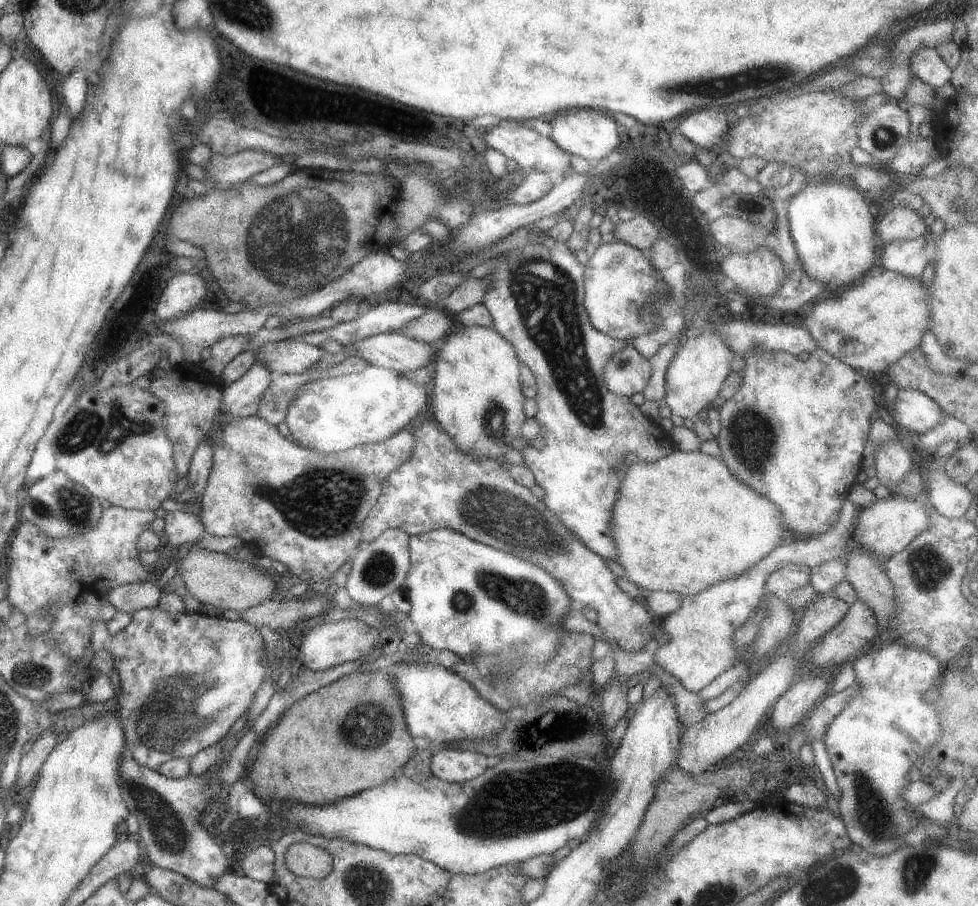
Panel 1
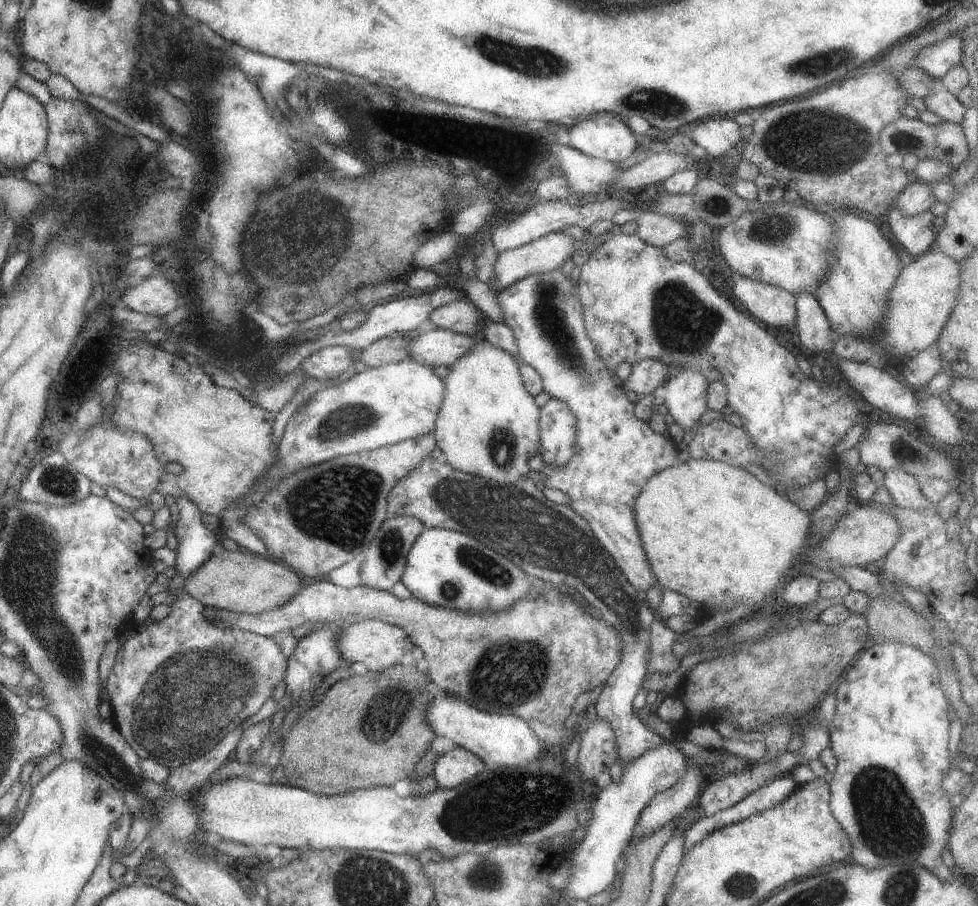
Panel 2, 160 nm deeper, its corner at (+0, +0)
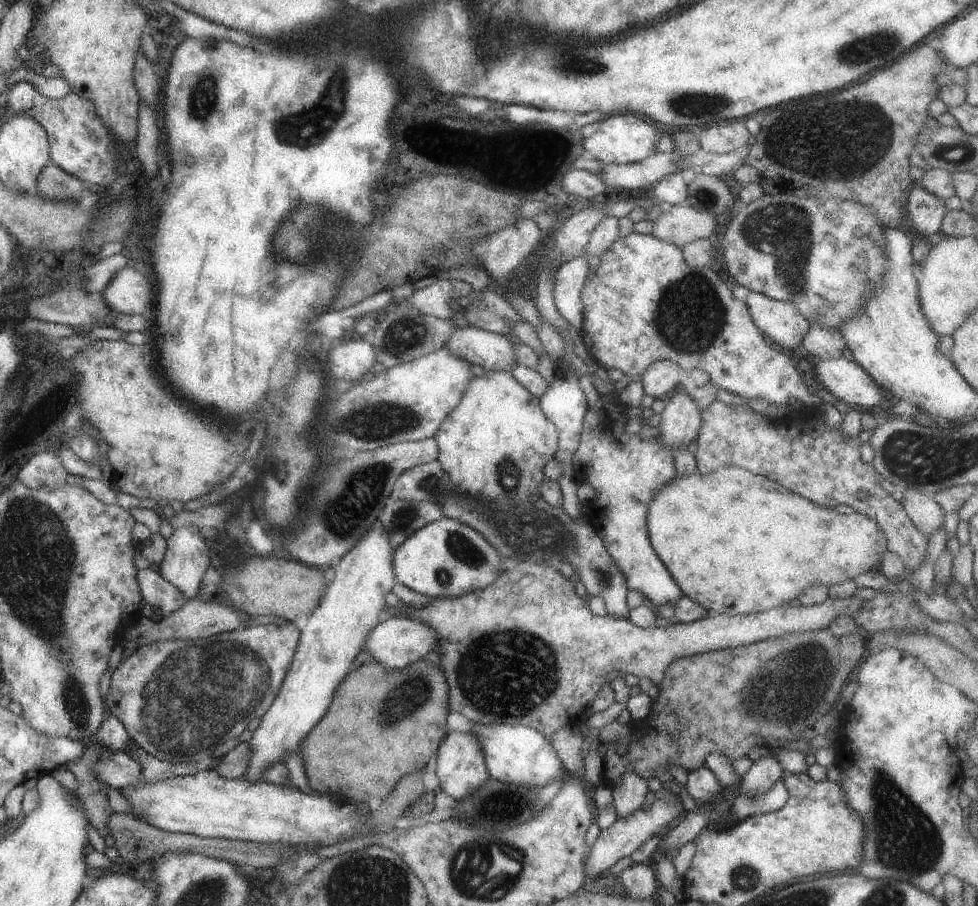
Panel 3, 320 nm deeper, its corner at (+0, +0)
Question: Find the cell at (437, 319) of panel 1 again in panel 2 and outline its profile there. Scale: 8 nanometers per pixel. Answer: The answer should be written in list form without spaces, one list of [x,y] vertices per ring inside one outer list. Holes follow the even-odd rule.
[[[467,298],[435,308],[427,316],[427,320],[436,329],[451,330],[455,334],[467,335],[477,333],[480,320],[483,318],[485,315]]]

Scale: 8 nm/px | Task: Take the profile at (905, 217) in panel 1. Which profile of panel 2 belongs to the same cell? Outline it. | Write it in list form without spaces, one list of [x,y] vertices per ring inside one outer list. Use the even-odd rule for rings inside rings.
[[[911,178],[891,207],[897,207],[904,215],[913,216],[928,210],[935,200],[934,194],[925,183]]]

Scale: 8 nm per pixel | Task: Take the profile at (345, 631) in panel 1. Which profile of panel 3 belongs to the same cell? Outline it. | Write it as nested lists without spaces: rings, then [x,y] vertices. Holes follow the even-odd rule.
[[[382,617],[369,631],[362,650],[371,654],[371,660],[381,664],[382,667],[395,670],[409,666],[422,659],[425,654],[433,651],[438,645],[436,632],[426,624],[418,623],[405,617]]]

